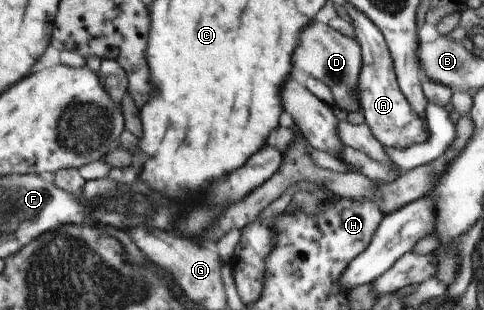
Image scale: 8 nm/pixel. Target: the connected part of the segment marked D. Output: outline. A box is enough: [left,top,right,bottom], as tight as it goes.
[293,21,363,99]

